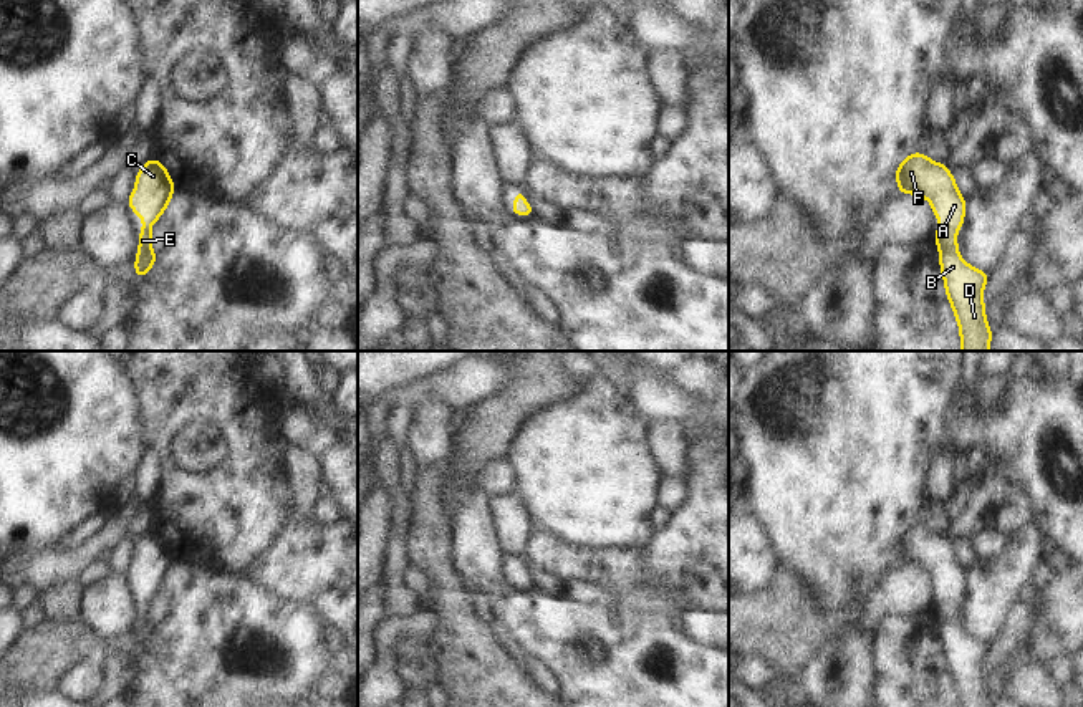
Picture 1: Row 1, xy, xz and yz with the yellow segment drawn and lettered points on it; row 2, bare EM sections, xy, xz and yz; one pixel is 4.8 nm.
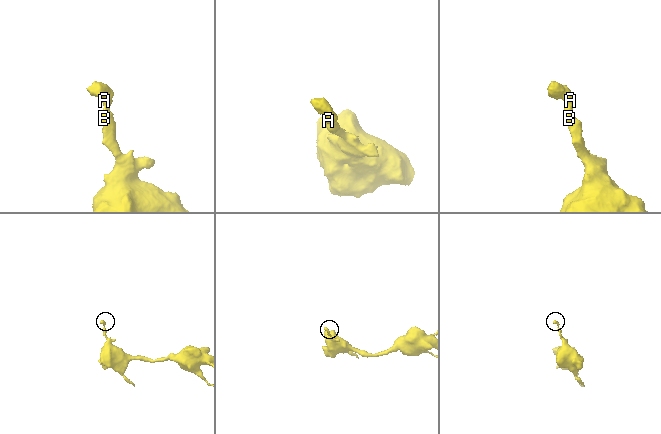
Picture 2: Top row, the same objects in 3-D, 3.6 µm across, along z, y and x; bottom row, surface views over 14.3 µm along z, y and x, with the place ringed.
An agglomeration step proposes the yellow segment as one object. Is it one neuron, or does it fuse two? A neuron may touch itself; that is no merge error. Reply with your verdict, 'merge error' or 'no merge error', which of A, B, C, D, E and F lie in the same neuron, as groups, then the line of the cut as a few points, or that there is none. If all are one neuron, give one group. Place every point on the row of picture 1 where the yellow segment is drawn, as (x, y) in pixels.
no merge error | A B C D E F | no cut

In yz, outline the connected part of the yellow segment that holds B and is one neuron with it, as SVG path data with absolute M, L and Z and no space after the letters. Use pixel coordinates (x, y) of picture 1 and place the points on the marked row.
M921 152L901 161L896 171L898 189L927 199L941 220L934 235L941 253L941 272L947 300L960 328L962 351L989 351L992 328L985 323L982 290L989 275L967 265L957 252L955 230L964 224L967 200L962 199L954 174Z

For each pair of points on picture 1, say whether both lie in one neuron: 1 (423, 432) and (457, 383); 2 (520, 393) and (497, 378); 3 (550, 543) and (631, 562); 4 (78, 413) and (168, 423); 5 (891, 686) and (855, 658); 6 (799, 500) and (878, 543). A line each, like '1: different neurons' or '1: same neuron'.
1: different neurons
2: different neurons
3: same neuron
4: different neurons
5: different neurons
6: same neuron

